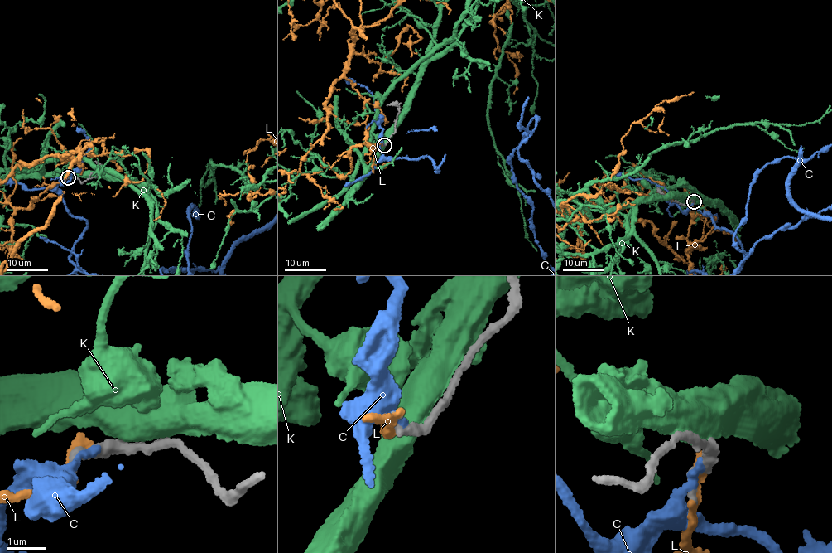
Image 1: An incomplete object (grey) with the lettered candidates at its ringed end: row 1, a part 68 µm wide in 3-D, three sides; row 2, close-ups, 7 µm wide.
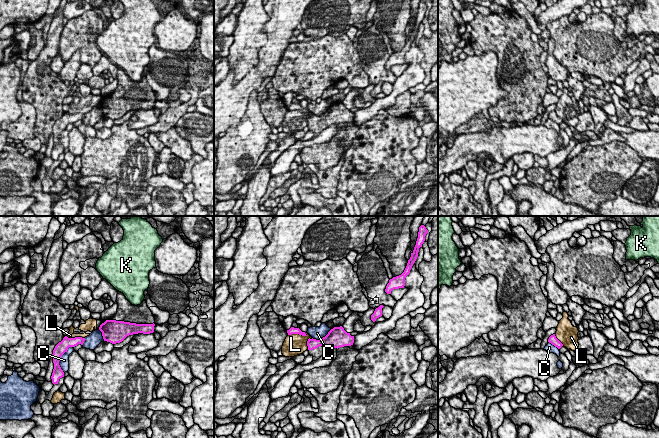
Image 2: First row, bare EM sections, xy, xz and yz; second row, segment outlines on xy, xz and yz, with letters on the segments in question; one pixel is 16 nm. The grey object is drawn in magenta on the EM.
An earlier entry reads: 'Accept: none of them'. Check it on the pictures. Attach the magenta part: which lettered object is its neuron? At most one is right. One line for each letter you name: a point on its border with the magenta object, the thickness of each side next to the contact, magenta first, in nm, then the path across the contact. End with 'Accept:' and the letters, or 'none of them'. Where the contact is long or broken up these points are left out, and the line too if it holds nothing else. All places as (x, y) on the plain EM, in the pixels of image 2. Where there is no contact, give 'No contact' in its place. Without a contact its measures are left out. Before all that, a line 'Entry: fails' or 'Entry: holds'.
Entry: holds
Accept: none of them

